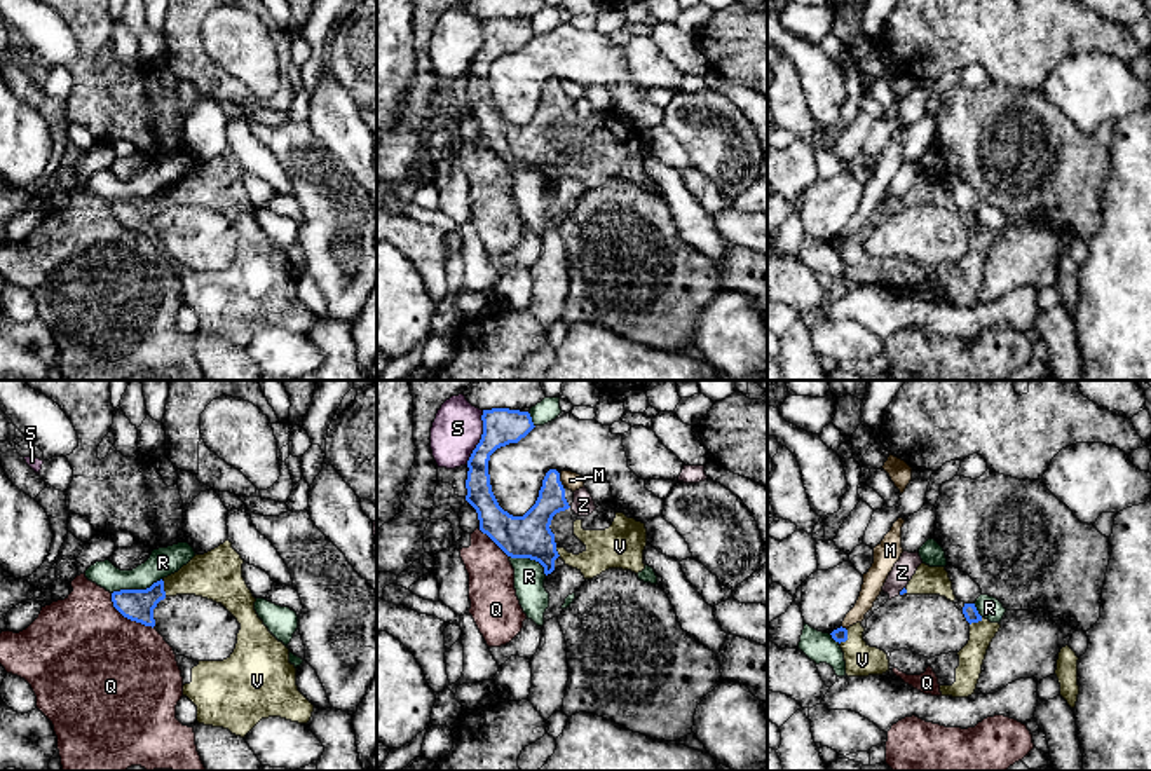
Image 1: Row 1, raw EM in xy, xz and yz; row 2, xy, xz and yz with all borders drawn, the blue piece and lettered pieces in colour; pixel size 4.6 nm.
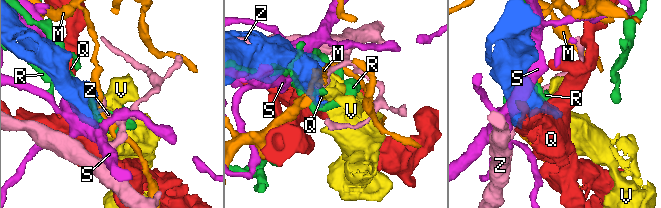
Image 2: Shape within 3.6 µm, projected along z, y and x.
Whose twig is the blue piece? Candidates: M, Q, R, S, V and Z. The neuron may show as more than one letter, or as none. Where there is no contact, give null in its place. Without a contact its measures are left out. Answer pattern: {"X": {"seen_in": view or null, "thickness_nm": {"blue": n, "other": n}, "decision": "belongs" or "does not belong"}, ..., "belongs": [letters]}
{"M": {"seen_in": "yz", "thickness_nm": {"blue": 70, "other": 100}, "decision": "does not belong"}, "Q": {"seen_in": "xy", "thickness_nm": {"blue": 150, "other": 500}, "decision": "does not belong"}, "R": {"seen_in": "xy", "thickness_nm": {"blue": 150, "other": 140}, "decision": "does not belong"}, "S": {"seen_in": "xz", "thickness_nm": {"blue": 180, "other": 220}, "decision": "does not belong"}, "V": {"seen_in": "yz", "thickness_nm": {"blue": 70, "other": 150}, "decision": "belongs"}, "Z": {"seen_in": "yz", "thickness_nm": {"blue": 20, "other": 100}, "decision": "does not belong"}, "belongs": ["V"]}

